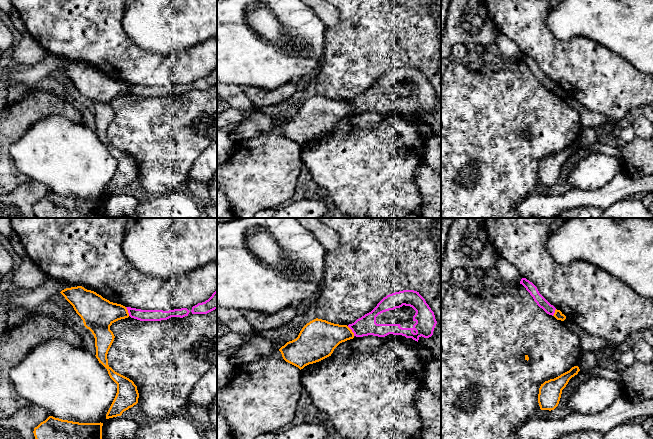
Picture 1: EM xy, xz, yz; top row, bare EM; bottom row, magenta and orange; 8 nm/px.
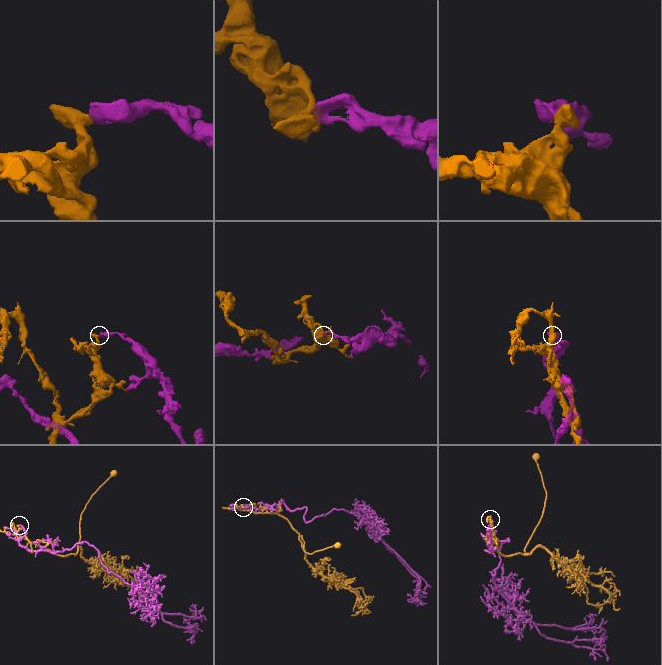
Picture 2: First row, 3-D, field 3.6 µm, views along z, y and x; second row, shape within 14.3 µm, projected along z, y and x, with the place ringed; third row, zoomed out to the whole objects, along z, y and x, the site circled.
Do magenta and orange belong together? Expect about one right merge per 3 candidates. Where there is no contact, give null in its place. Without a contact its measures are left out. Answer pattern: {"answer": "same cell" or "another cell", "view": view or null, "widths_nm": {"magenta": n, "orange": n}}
{"answer": "another cell", "view": "xz", "widths_nm": {"magenta": 160, "orange": 280}}

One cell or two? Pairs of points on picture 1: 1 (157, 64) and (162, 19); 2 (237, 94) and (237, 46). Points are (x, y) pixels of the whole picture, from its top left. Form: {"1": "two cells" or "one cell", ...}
{"1": "two cells", "2": "two cells"}

